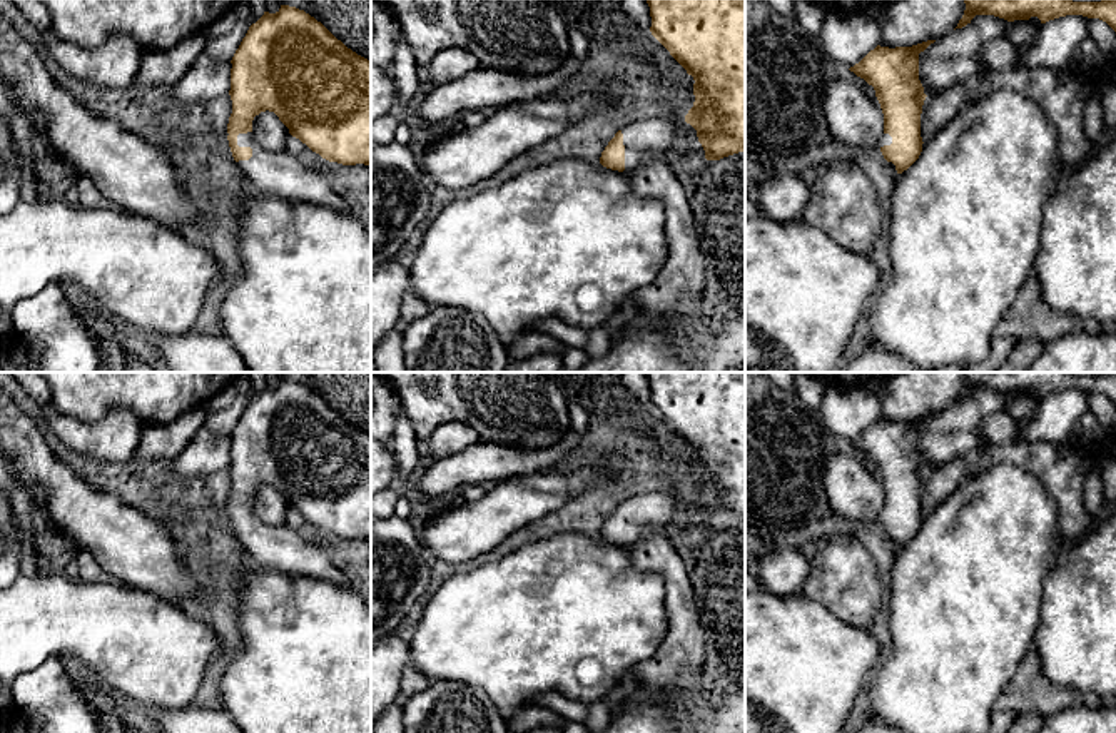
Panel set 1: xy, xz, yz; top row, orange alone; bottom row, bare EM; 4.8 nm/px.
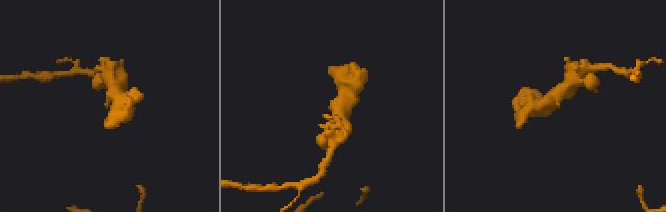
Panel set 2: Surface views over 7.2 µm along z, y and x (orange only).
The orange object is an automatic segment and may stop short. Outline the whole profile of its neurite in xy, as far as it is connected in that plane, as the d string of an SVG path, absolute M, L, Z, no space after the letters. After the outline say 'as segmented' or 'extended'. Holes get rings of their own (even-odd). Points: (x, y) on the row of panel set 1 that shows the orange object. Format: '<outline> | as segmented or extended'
M281 5L276 13L264 15L249 27L231 68L232 114L227 124L227 140L256 194L272 195L287 202L306 202L349 214L346 202L332 190L327 179L304 165L289 152L267 152L252 135L252 120L261 112L274 112L289 134L329 162L342 165L371 165L371 62L337 40L321 22L296 7Z | extended

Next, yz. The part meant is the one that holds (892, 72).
M934 42L895 48L877 45L849 68L875 90L884 114L884 135L875 147L897 174L922 152L921 114L927 95L919 80L919 53Z | extended

